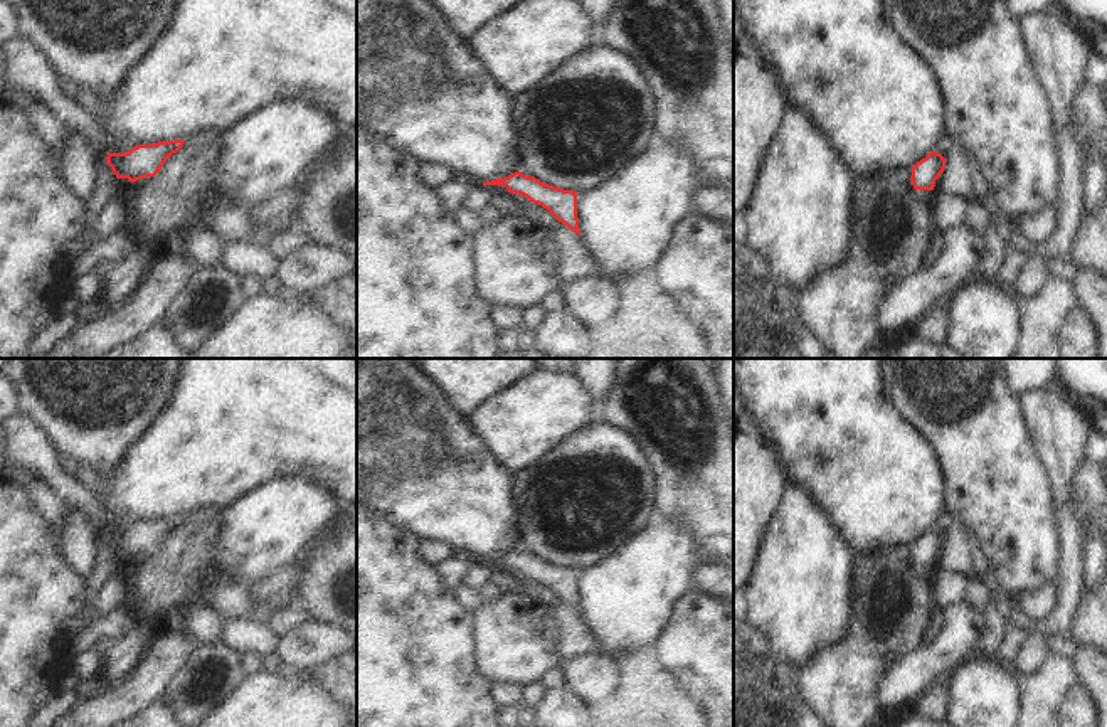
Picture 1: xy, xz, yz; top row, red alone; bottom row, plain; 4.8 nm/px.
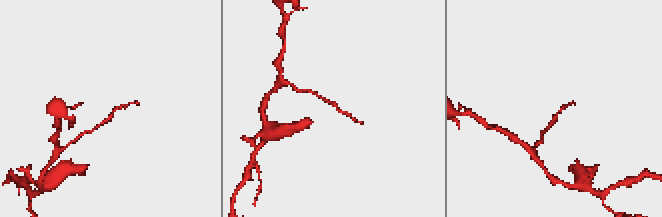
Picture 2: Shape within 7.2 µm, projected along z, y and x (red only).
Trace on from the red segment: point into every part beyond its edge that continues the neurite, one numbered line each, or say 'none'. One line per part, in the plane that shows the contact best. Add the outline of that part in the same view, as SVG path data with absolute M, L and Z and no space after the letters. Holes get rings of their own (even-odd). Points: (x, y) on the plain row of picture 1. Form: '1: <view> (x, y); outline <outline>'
none

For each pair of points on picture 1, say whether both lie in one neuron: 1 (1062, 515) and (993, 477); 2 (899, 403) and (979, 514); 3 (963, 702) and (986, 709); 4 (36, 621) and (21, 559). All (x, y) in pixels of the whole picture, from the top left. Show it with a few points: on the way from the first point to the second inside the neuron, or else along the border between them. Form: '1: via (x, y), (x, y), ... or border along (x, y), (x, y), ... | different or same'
1: border along (1045, 472), (1060, 549) | different
2: via (929, 419), (979, 470), (979, 483) | same
3: via (968, 702), (981, 704) | same
4: via (21, 606), (21, 574) | same

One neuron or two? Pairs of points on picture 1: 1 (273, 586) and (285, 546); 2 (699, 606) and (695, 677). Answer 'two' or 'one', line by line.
1: two
2: one

